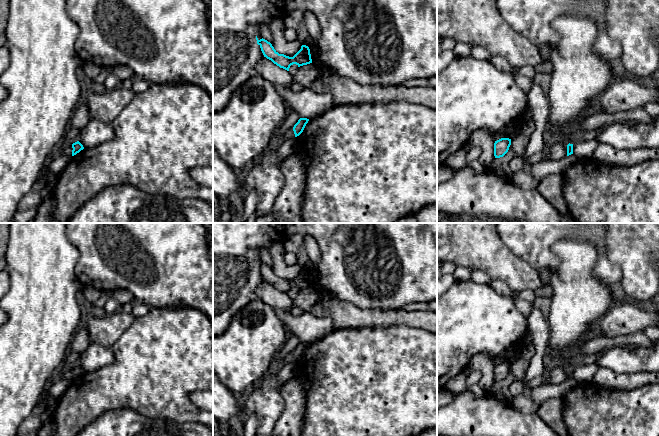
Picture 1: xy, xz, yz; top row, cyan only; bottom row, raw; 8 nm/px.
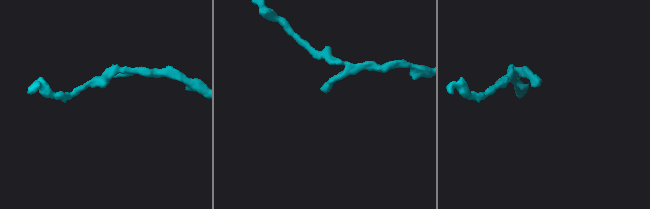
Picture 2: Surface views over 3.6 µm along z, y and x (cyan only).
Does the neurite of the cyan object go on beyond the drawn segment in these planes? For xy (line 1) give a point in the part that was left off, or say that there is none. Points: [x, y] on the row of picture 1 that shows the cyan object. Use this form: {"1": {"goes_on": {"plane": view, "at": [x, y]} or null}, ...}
{"1": {"goes_on": null}}

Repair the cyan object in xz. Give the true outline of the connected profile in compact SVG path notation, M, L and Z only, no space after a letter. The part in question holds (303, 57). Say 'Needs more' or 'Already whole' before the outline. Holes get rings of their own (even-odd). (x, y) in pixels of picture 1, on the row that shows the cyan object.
Already whole. M256 36L257 44L260 46L261 51L267 59L271 60L274 64L289 71L291 65L296 64L298 67L312 63L310 49L306 45L302 45L301 49L293 56L289 57L284 54L279 54L272 44L265 39L258 39Z

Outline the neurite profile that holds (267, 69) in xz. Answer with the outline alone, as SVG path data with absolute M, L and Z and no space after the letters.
M266 57L260 59L256 65L256 69L261 77L270 81L275 87L281 85L291 88L293 85L292 74L280 68Z

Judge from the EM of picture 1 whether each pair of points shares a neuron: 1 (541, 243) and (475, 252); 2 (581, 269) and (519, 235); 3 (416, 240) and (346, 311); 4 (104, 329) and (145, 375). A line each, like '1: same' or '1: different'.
1: different
2: different
3: different
4: different

